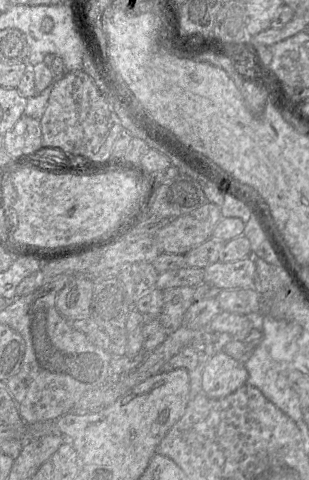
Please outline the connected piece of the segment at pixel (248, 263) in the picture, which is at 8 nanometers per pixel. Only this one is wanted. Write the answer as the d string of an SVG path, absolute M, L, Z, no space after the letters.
M254 257L234 262L216 262L204 268L204 282L219 289L251 288L256 277Z

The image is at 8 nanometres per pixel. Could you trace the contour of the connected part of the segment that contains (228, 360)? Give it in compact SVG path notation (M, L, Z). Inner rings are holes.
M220 350L203 370L202 392L212 399L223 398L246 384L247 379L245 365Z

